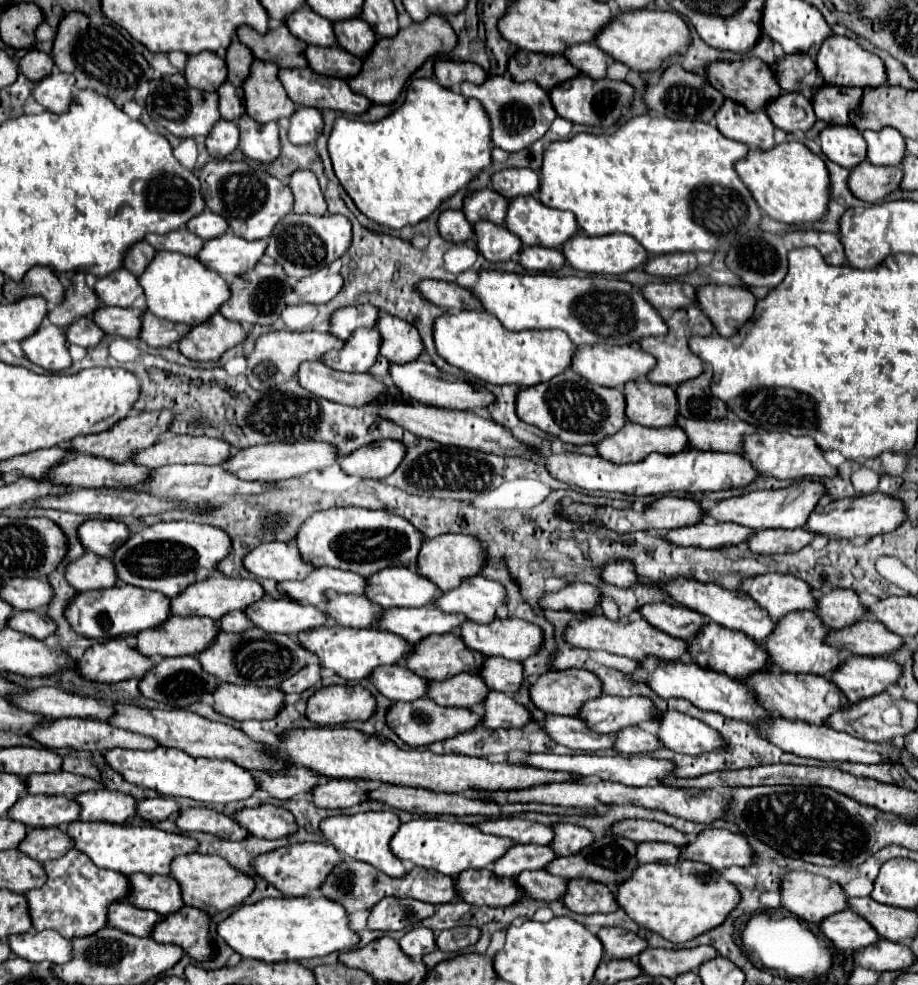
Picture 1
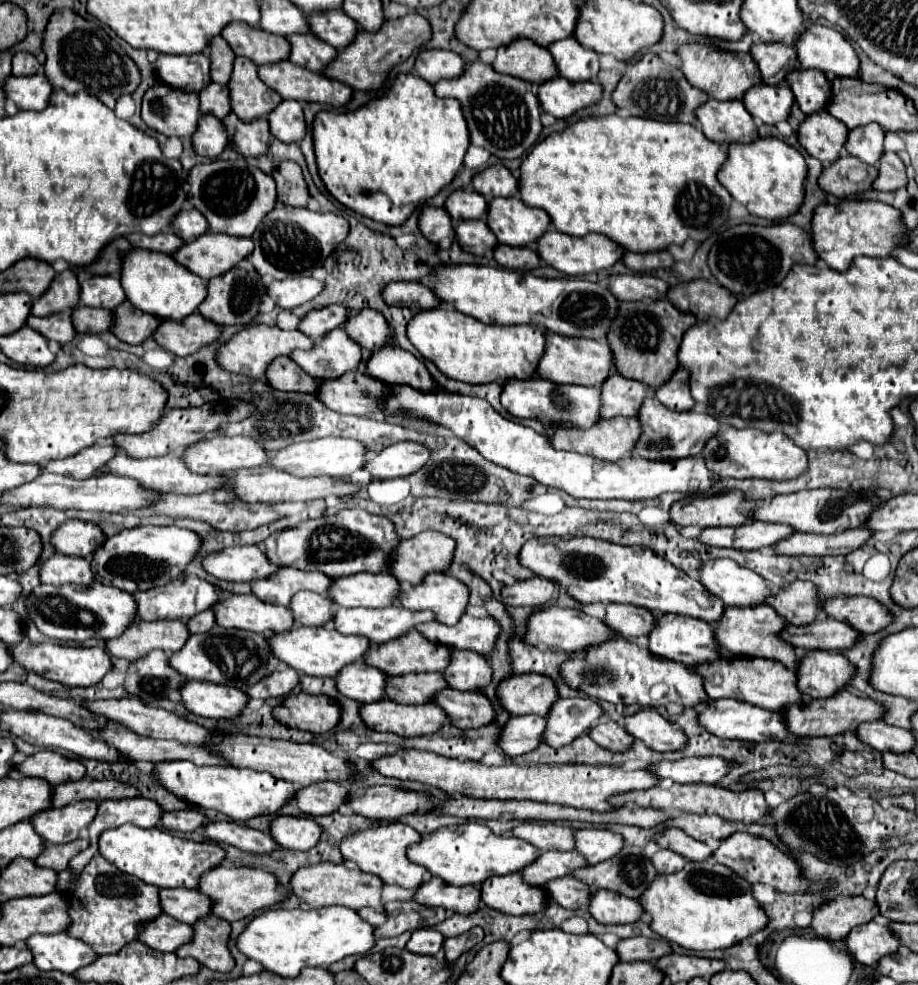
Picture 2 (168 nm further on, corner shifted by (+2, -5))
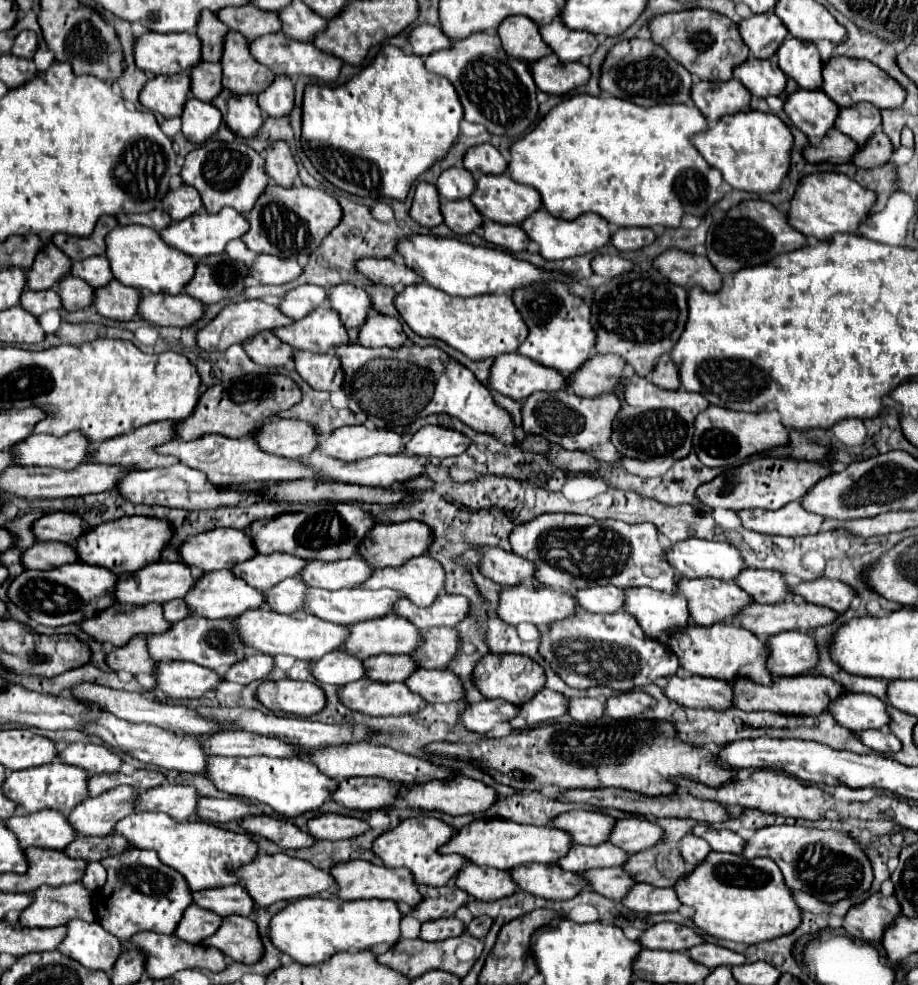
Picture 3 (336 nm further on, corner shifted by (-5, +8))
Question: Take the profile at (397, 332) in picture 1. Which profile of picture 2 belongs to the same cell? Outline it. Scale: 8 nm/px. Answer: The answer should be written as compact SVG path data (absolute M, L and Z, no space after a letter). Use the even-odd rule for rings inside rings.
M360 309L356 313L350 311L344 329L352 341L368 351L380 349L382 343L388 343L392 339L386 319L374 309Z

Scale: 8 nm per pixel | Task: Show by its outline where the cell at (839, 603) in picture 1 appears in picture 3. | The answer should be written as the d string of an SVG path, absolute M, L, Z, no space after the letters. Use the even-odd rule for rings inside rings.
M745 568L737 580L737 586L741 586L749 596L759 604L777 604L789 600L789 586L783 580L783 574L777 570L753 570Z

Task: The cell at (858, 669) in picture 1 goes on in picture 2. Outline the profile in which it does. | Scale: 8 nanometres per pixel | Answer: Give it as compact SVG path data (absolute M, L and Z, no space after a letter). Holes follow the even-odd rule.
M810 651L796 665L796 687L808 699L832 697L844 689L854 667L838 651Z

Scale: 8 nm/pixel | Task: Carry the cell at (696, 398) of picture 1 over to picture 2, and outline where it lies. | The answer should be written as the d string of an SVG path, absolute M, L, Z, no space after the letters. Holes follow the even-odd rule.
M686 369L674 371L670 381L666 381L658 391L656 399L672 409L672 411L688 411L694 407L694 399L690 397L690 387L688 387L688 373Z

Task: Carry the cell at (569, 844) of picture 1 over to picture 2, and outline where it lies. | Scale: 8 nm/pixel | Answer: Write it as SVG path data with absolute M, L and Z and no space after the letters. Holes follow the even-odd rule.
M592 827L576 833L576 851L582 853L590 861L590 865L616 857L624 849L624 845L624 837L610 829Z

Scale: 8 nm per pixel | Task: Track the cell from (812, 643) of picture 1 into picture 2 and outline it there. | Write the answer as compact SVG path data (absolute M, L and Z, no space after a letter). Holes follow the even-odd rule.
M754 605L754 607L724 607L722 617L714 623L714 639L722 649L728 649L736 657L766 657L782 661L788 669L794 669L798 663L798 655L792 645L784 645L778 639L778 631L784 627L784 621L774 615L774 609L768 605Z

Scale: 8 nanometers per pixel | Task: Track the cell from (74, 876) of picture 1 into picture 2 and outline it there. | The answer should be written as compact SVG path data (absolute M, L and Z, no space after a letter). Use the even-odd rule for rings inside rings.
M100 853L92 857L92 861L86 865L86 869L82 871L82 875L74 885L70 881L72 881L70 869L58 873L58 891L72 893L70 899L72 925L66 929L66 933L86 941L98 955L118 953L126 943L138 939L140 925L150 923L158 915L162 915L158 895L160 889L140 881L134 875L122 873L112 863L102 859Z

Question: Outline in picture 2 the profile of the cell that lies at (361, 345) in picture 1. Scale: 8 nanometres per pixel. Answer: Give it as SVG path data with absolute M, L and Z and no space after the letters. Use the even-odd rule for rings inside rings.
M336 327L320 341L314 341L308 351L294 349L290 353L290 359L314 379L330 379L356 369L362 359L362 351L360 345L354 345L354 341L346 337L346 331L342 327Z

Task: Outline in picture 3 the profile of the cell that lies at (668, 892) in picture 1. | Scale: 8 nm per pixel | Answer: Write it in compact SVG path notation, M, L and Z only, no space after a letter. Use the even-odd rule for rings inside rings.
M713 850L703 862L699 862L699 866L695 866L693 872L681 876L681 880L677 880L677 886L673 886L673 890L677 892L681 904L695 908L695 914L691 916L693 924L713 938L733 940L749 946L789 934L801 922L801 910L793 902L789 886L785 886L785 880L781 880L781 870L769 858L745 860L741 854L727 854Z

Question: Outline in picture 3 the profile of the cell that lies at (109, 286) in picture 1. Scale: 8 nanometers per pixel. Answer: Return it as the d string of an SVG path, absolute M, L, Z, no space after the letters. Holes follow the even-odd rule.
M91 256L87 260L73 262L71 274L79 276L81 280L85 280L95 290L103 288L105 284L109 284L109 280L113 280L113 272L109 268L107 256Z

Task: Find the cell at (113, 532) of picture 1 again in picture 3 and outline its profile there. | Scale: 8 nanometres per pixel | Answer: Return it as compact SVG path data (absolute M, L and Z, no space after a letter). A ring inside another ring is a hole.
M51 512L33 524L37 540L57 540L65 544L75 544L85 530L83 518L77 512Z

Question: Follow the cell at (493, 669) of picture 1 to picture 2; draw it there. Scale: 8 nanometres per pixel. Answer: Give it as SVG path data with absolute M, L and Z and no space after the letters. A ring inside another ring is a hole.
M450 649L450 663L442 671L442 677L452 689L478 691L490 683L492 669L480 653Z

